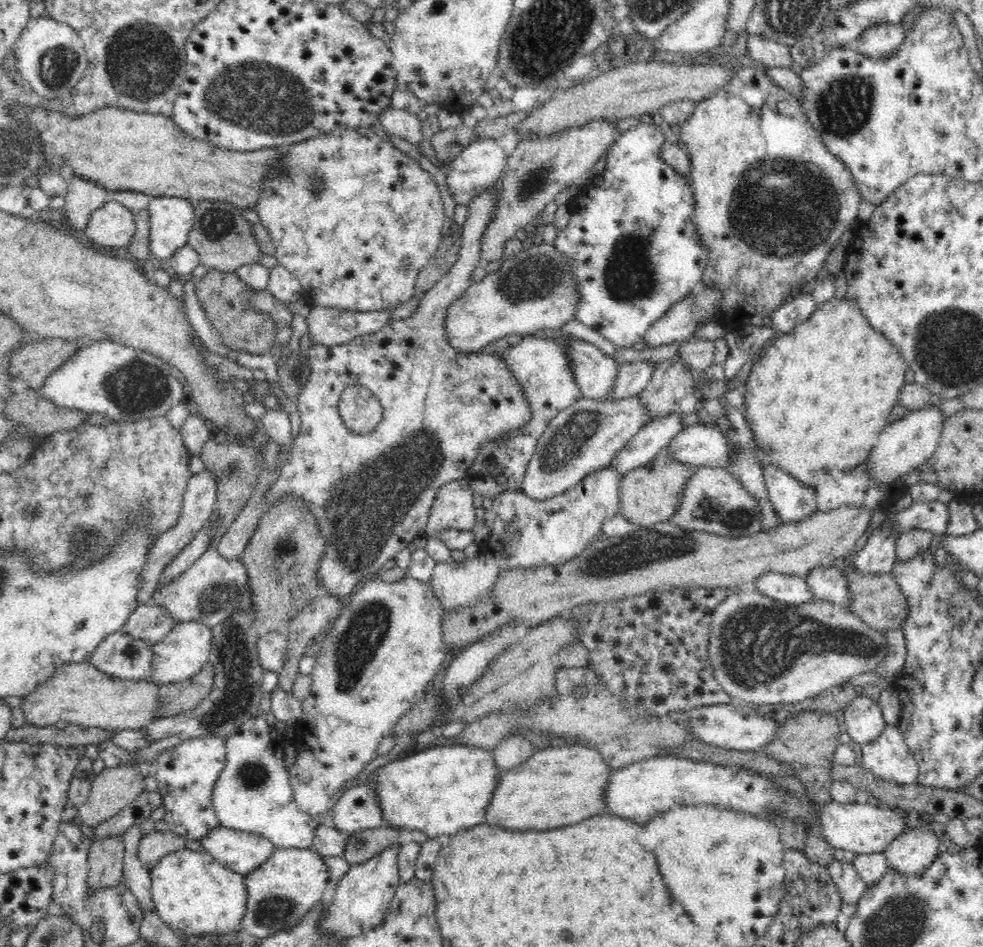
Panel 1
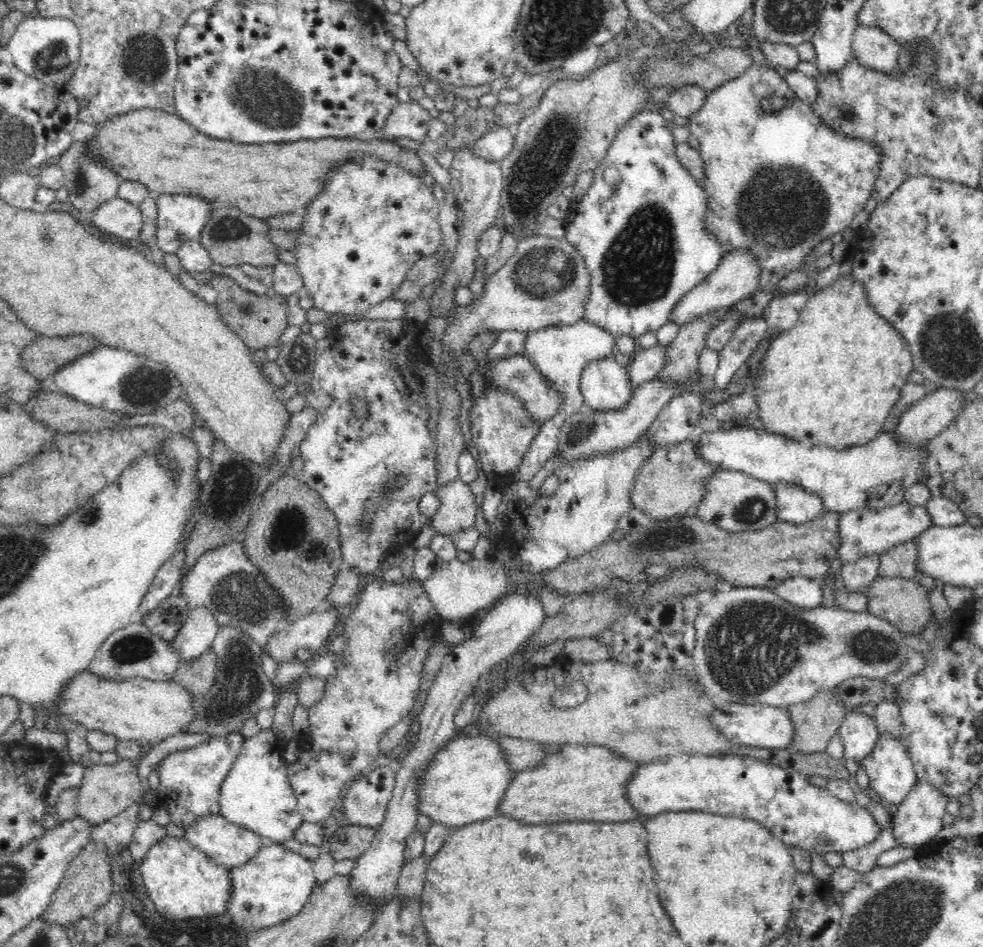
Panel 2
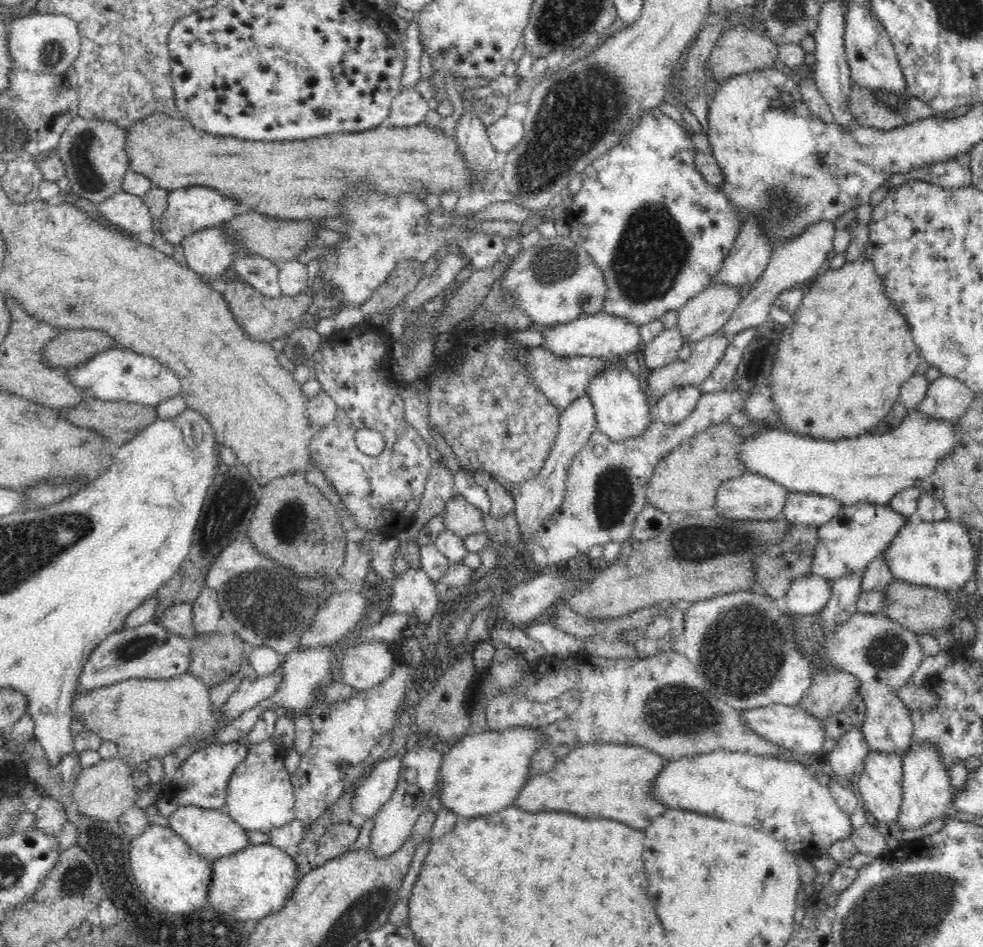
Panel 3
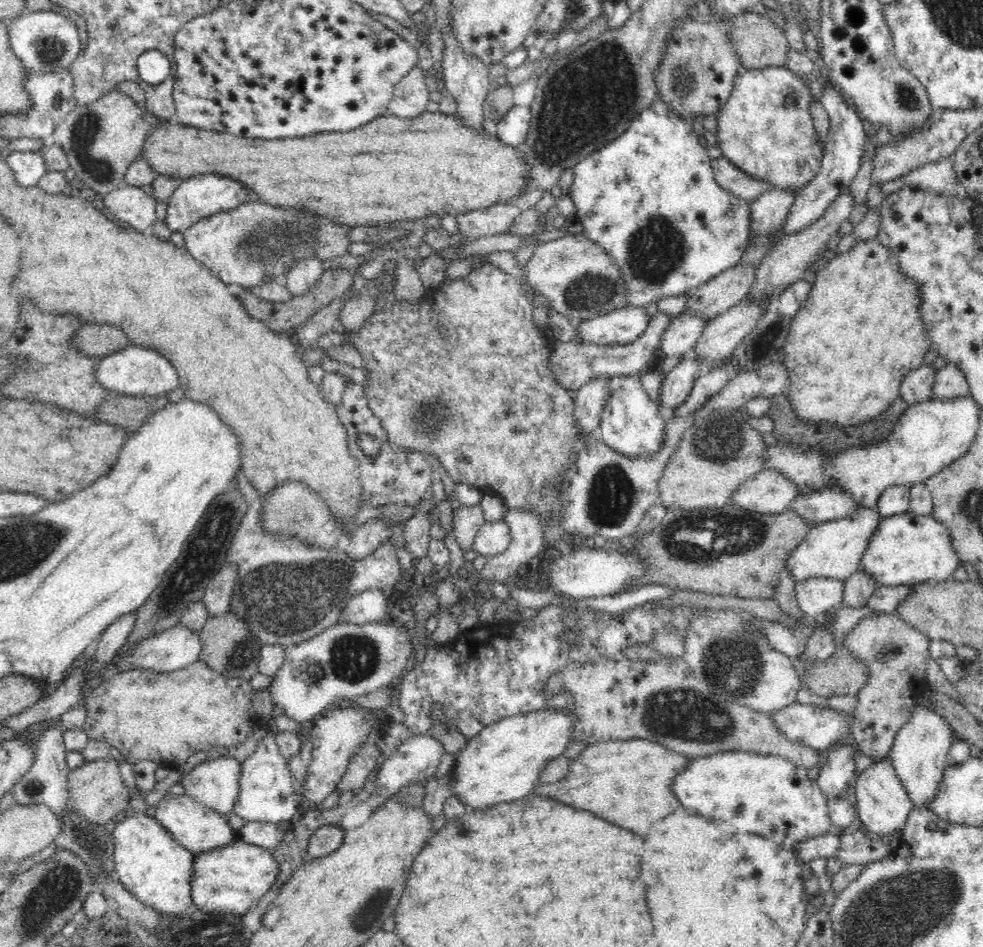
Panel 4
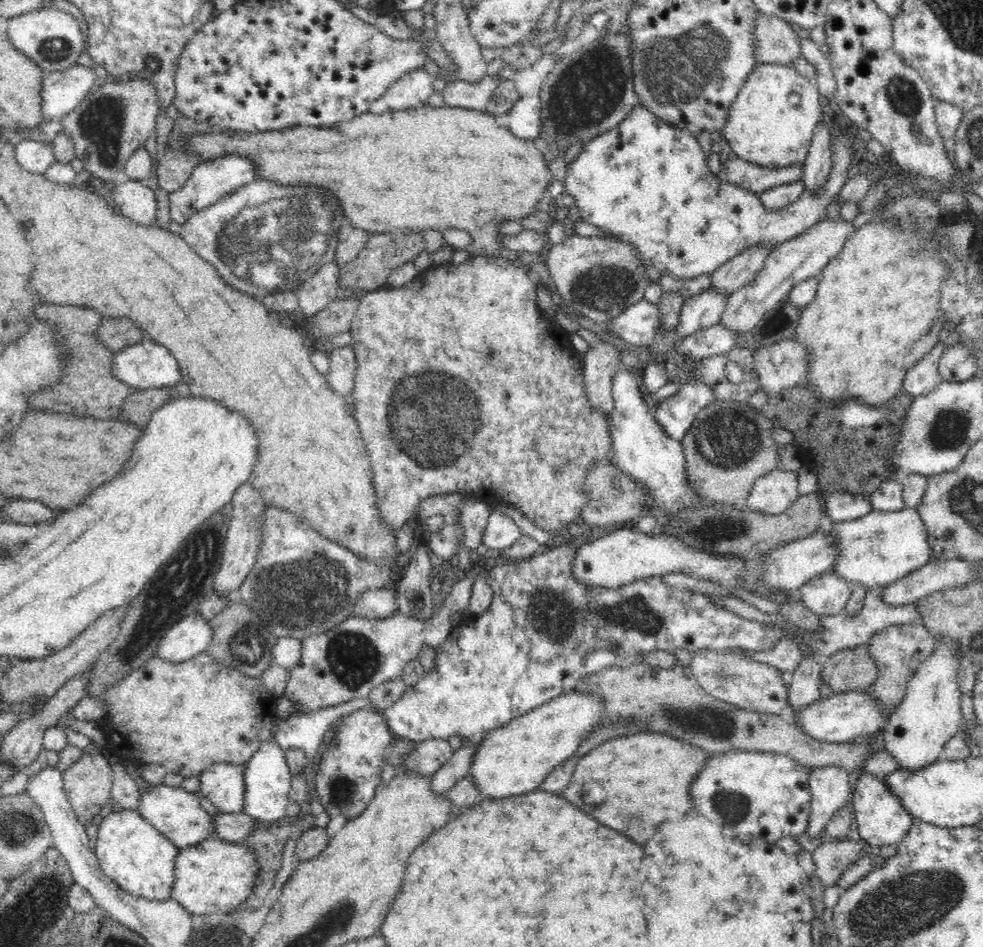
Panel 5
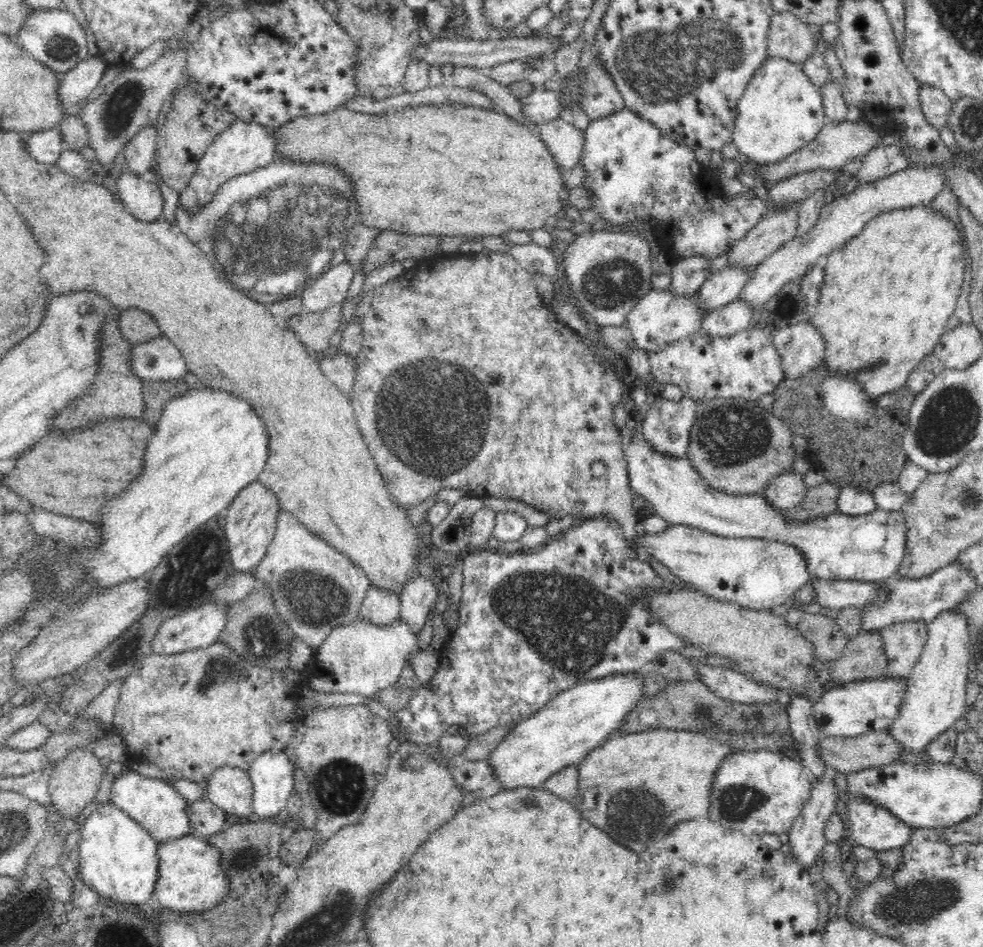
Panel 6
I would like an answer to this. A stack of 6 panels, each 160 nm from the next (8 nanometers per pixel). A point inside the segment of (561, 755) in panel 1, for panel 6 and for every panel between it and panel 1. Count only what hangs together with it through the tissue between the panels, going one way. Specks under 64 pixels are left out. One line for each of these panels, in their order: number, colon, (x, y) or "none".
2: (580, 783)
3: (602, 780)
4: (629, 782)
5: (647, 777)
6: (647, 782)

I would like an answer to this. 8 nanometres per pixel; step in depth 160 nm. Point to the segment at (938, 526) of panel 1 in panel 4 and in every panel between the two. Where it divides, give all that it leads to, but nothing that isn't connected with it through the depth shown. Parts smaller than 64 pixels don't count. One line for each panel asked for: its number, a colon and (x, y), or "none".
2: (863, 532)
3: (860, 533)
4: (834, 549)

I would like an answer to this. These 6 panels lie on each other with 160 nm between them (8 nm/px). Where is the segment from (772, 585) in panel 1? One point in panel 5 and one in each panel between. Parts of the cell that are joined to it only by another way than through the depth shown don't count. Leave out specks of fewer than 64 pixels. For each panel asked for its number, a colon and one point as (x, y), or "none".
2: (801, 591)
3: (808, 595)
4: (816, 596)
5: (826, 595)

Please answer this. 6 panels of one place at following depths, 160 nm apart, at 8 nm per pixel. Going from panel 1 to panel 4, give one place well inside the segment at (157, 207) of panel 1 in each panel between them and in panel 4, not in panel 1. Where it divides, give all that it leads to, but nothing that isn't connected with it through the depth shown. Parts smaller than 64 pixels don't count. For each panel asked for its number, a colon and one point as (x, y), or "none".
2: (181, 217)
3: (189, 209)
4: (202, 195)

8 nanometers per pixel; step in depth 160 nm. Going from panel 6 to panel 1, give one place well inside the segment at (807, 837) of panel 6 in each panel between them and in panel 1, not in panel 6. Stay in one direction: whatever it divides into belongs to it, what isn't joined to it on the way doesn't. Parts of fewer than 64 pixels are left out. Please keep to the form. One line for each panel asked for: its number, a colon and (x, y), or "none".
1: (864, 721)
2: (859, 734)
3: (851, 749)
4: (836, 778)
5: (830, 786)

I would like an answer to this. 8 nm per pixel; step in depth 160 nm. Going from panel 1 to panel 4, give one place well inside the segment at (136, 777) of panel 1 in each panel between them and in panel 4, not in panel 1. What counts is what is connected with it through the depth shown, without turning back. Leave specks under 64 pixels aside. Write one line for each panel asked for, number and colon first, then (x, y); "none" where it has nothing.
2: (107, 789)
3: (105, 791)
4: (96, 790)

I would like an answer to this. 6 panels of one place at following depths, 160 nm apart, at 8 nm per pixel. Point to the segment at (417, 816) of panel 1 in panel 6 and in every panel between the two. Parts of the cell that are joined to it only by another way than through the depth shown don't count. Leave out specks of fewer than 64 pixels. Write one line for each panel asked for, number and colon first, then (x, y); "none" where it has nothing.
2: (465, 782)
3: (482, 773)
4: (502, 764)
5: (514, 759)
6: (576, 721)

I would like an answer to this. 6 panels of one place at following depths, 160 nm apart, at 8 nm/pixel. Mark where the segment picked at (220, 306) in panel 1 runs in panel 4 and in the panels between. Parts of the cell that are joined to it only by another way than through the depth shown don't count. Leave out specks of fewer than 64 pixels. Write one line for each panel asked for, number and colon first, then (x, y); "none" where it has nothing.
2: (259, 320)
3: (263, 318)
4: (283, 317)

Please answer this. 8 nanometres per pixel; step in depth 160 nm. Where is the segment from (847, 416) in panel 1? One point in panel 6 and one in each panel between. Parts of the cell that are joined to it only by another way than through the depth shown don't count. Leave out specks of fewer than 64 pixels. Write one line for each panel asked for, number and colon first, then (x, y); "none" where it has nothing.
2: (832, 379)
3: (841, 362)
4: (860, 332)
5: (876, 312)
6: (888, 293)

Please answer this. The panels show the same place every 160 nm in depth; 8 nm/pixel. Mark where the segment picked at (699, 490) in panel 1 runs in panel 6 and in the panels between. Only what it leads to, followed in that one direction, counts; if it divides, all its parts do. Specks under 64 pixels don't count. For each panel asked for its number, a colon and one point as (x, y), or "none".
2: (734, 501)
3: (749, 497)
4: (770, 492)
5: (775, 492)
6: (786, 491)

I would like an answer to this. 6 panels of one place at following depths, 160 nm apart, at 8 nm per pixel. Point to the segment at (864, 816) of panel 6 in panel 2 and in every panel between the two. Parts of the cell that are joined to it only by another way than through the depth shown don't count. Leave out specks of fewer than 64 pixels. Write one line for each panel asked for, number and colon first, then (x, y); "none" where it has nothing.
2: (891, 772)
3: (880, 784)
4: (883, 805)
5: (881, 819)

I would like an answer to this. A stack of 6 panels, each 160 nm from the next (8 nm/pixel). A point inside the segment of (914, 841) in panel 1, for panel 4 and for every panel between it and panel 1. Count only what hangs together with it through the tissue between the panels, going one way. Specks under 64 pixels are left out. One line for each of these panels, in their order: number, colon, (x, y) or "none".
2: (918, 819)
3: (927, 791)
4: (919, 754)

